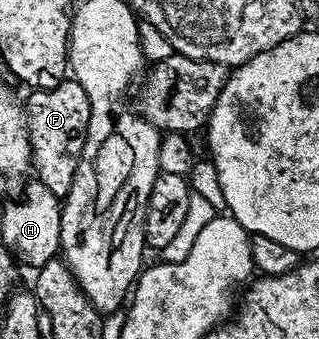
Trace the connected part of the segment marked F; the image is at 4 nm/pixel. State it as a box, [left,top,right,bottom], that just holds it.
[26,78,92,198]

